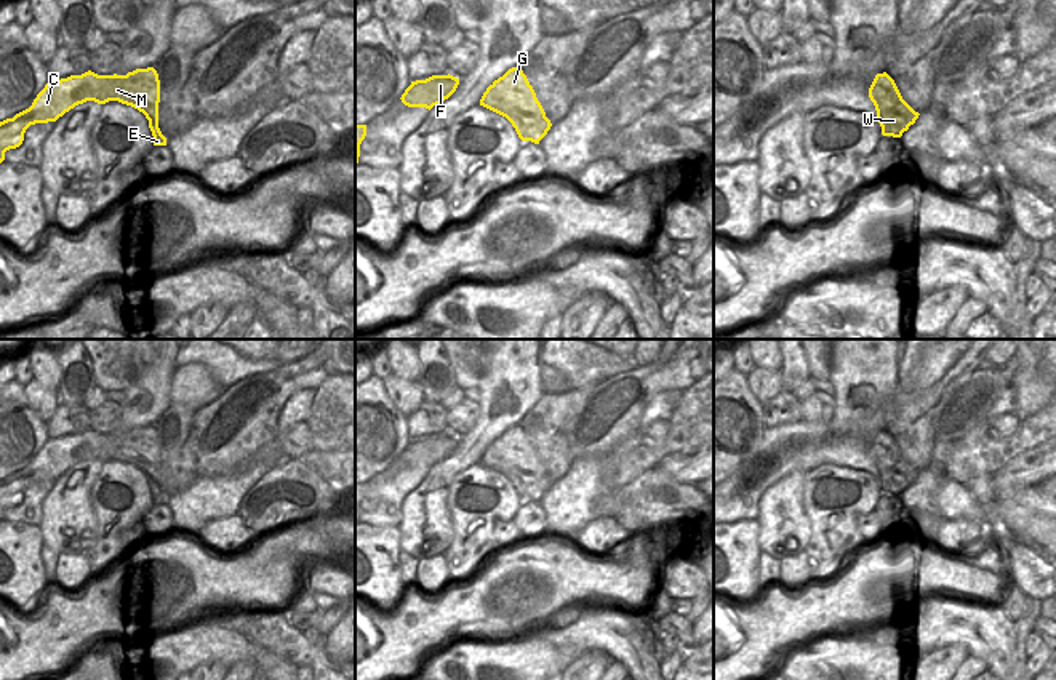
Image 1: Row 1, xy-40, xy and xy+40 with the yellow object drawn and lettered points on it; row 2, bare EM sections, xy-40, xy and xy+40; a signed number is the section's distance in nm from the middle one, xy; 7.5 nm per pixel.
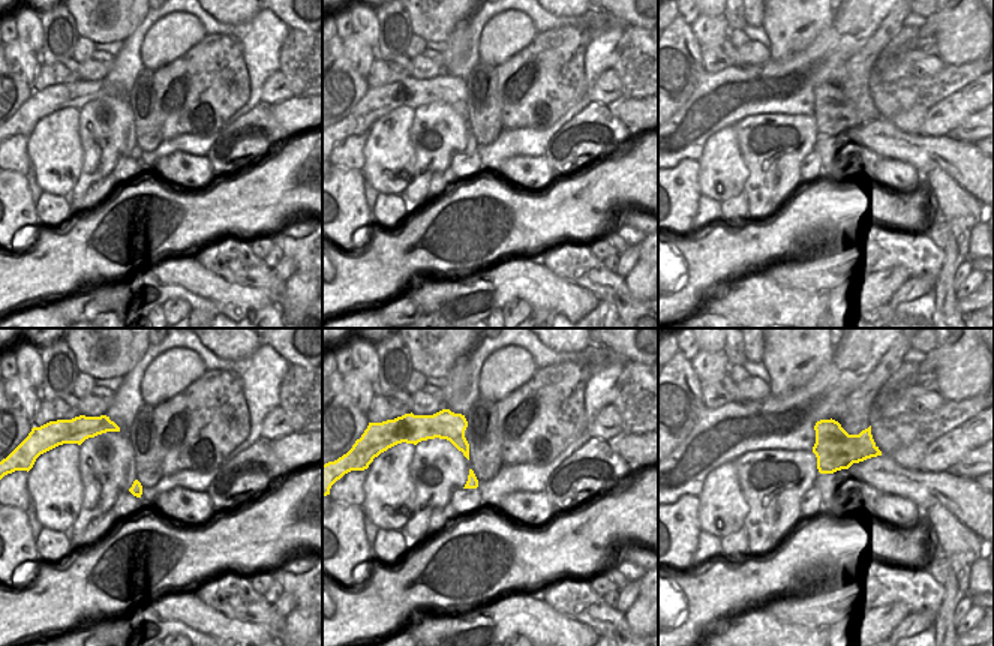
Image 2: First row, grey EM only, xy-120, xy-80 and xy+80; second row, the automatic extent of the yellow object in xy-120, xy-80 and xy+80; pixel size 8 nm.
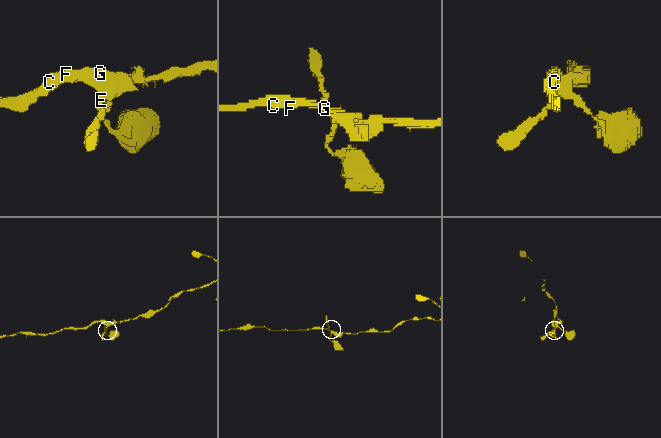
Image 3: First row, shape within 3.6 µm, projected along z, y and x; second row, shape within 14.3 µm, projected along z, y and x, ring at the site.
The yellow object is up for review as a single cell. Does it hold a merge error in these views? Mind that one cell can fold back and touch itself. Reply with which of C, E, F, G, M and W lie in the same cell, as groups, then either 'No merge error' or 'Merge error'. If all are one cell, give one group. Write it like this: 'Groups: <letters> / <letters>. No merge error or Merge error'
Groups: C E F G M W. No merge error

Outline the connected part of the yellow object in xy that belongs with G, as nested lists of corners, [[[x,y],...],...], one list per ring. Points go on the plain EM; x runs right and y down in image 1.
[[[518,424],[509,427],[486,446],[480,464],[506,475],[522,499],[539,502],[552,485]]]

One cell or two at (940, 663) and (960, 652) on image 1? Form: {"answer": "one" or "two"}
{"answer": "one"}

